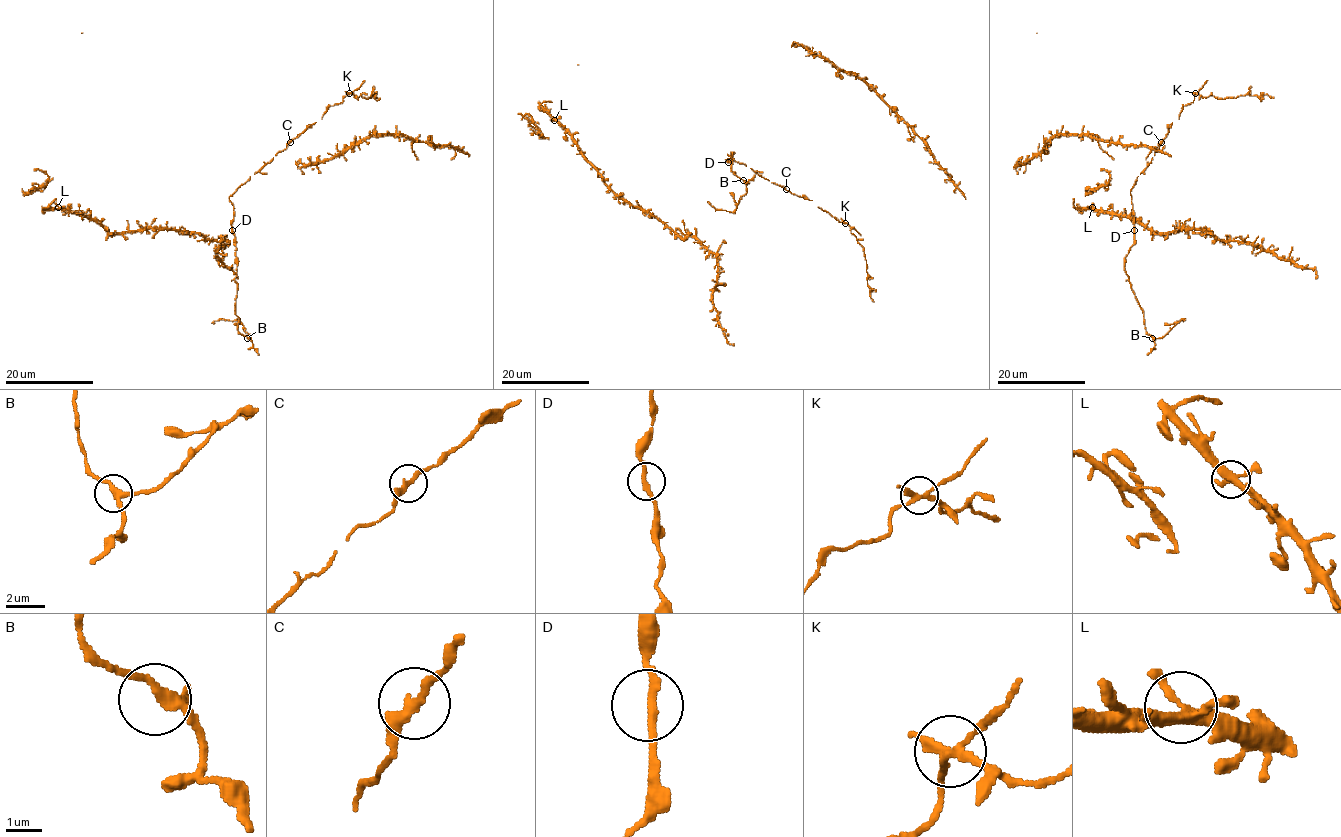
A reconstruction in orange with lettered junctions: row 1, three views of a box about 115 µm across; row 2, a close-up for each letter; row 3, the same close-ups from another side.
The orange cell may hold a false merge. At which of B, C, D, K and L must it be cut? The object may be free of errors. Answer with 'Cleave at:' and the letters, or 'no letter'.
Cleave at: K

